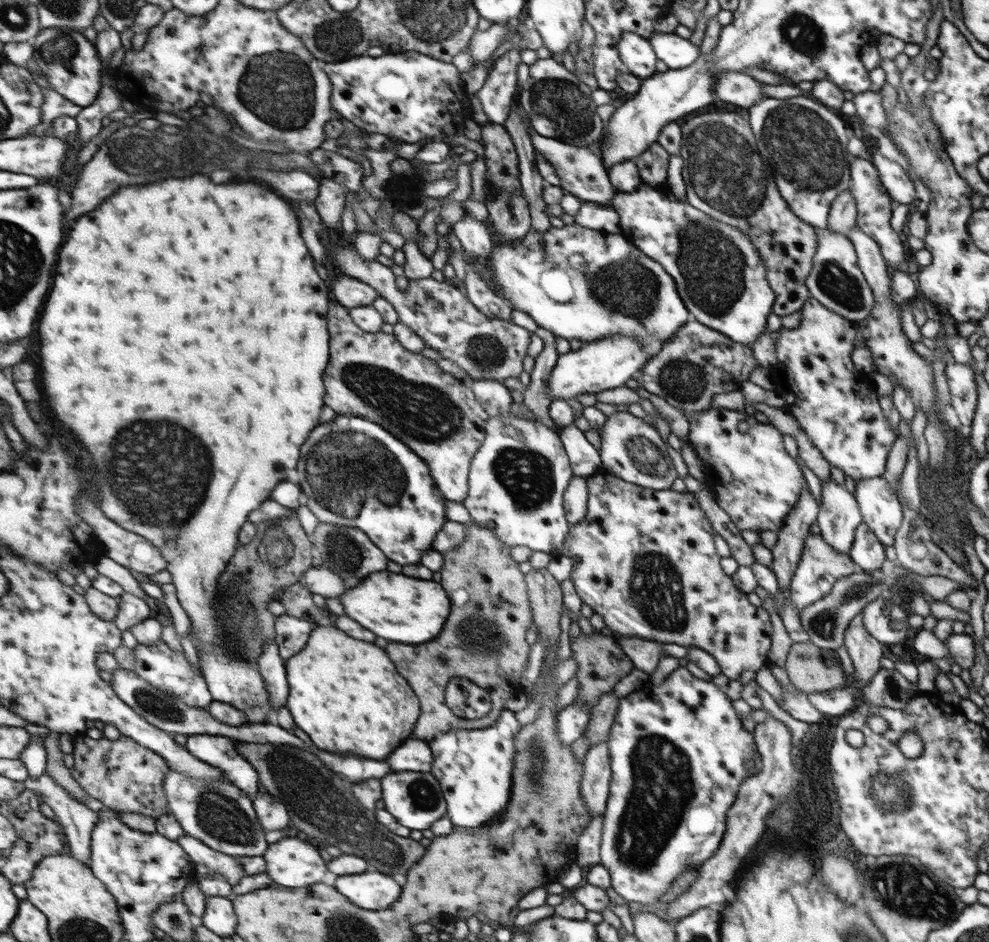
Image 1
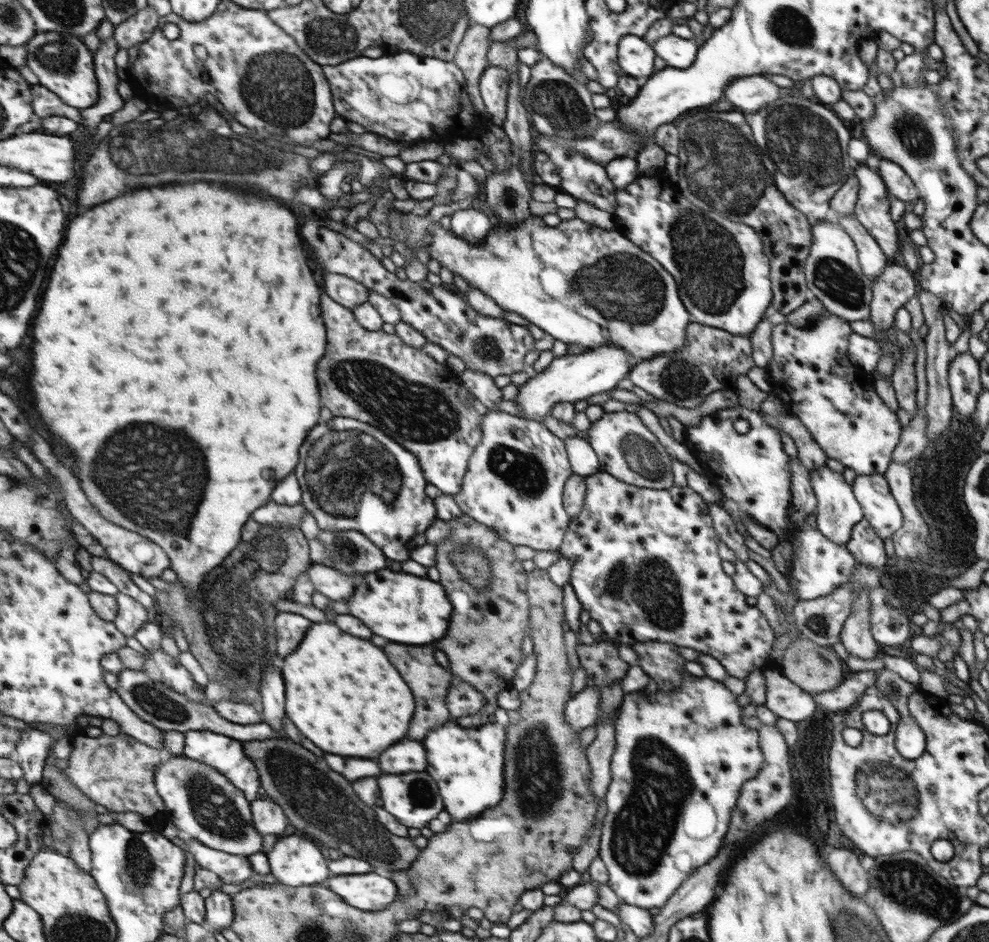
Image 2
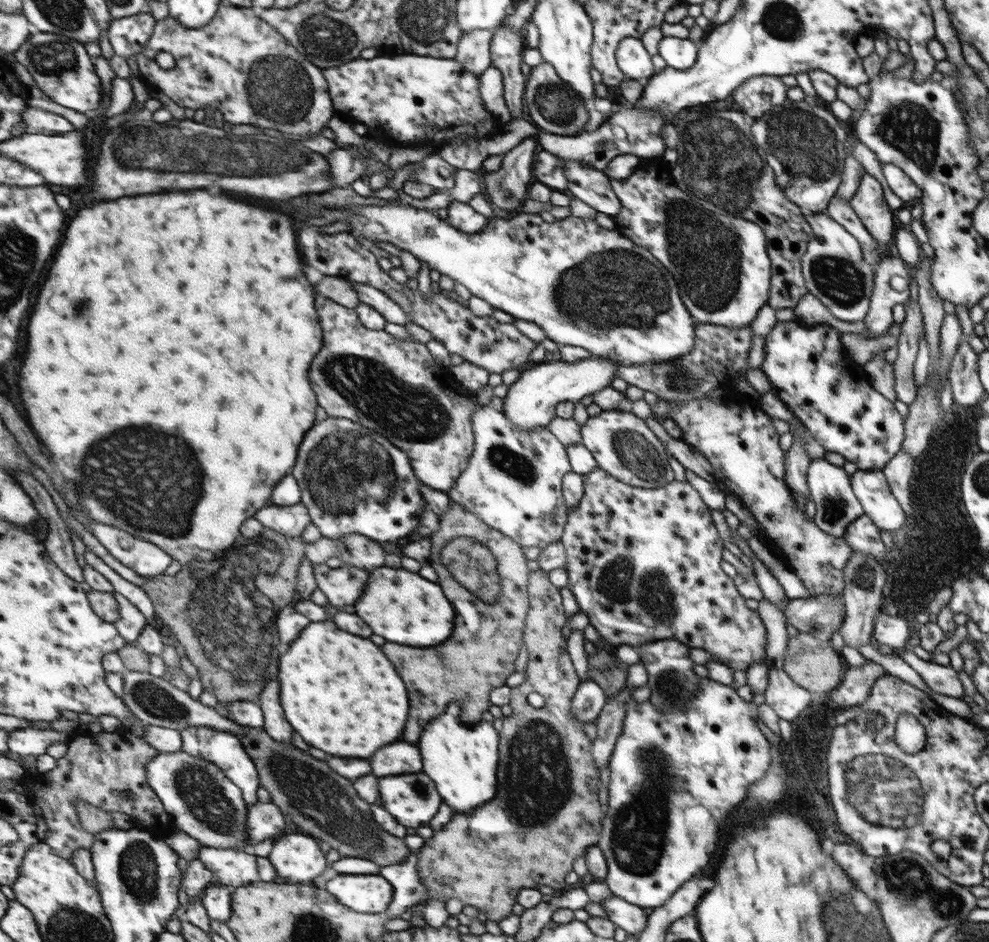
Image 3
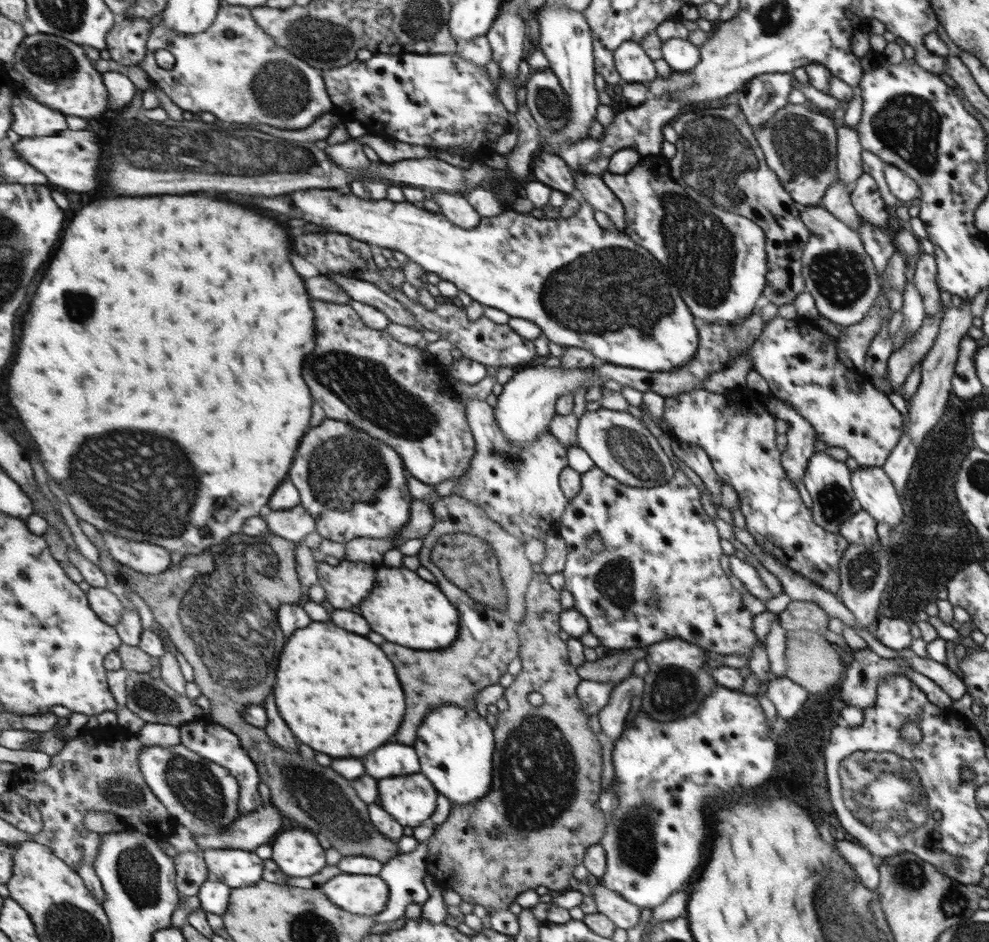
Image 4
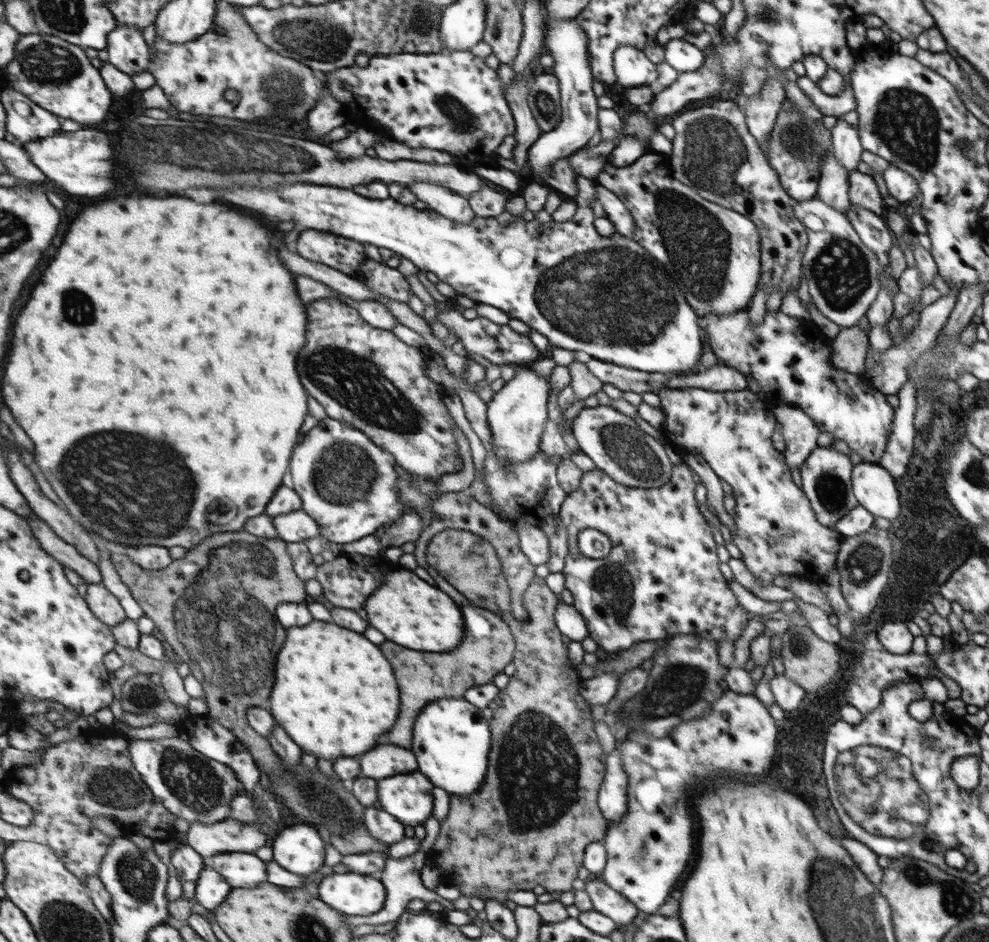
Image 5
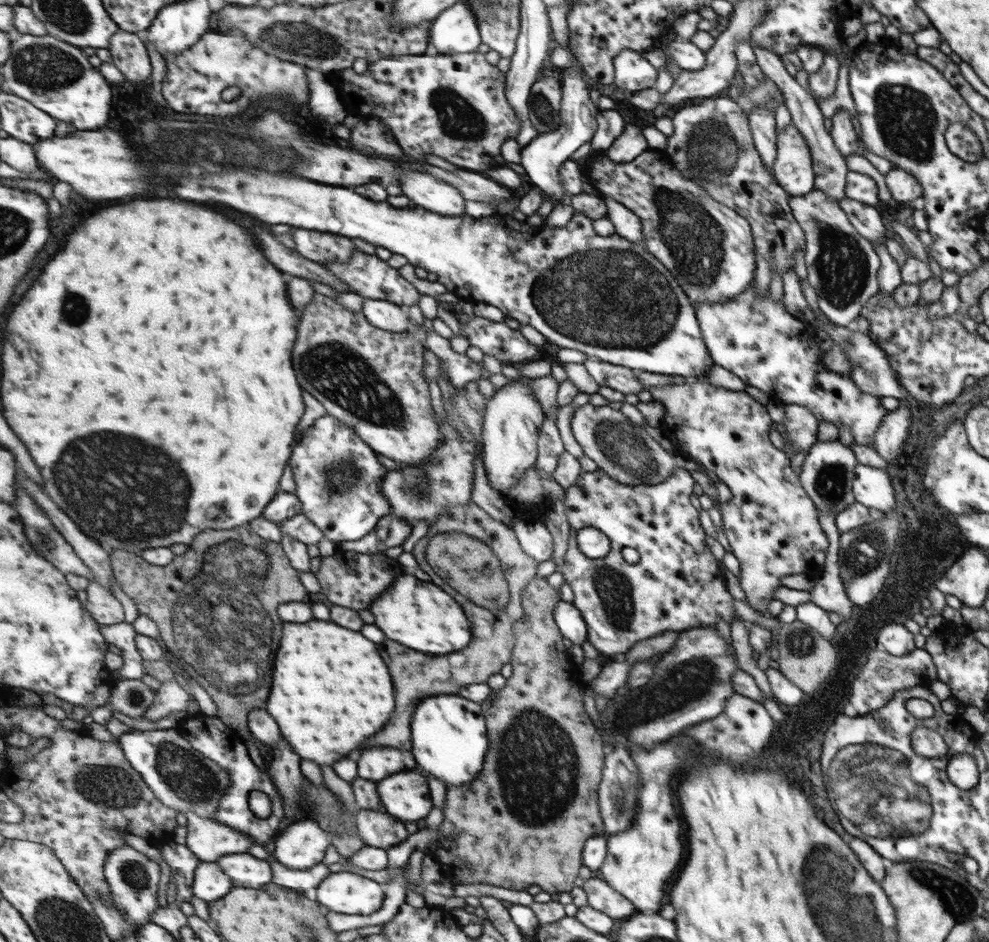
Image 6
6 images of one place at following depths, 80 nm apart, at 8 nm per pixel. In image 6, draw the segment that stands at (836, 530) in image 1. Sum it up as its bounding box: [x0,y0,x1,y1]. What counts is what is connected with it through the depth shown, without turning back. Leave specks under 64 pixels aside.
[801,439,857,516]

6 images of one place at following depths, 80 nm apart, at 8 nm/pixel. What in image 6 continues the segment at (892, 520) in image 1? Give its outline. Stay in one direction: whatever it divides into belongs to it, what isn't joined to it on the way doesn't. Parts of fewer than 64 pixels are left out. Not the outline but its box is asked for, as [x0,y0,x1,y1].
[852,464,895,514]

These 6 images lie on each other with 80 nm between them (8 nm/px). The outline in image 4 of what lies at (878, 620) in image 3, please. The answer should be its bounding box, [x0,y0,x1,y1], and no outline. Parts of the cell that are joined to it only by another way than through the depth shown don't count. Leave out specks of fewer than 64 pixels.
[871,617,912,651]

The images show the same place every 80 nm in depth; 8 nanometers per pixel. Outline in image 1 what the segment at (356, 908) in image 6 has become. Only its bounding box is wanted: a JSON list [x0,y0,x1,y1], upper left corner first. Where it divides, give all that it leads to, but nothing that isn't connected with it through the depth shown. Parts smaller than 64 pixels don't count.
[334,870,403,910]

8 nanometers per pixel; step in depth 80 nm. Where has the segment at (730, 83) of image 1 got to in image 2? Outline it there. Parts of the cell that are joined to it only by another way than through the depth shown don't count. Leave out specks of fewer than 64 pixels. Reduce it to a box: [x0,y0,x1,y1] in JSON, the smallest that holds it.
[723,76,781,114]

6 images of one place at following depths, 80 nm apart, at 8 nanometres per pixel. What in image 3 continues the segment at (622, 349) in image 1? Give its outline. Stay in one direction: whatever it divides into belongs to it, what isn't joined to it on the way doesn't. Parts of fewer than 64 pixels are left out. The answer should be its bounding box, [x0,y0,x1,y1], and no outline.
[502,357,618,431]

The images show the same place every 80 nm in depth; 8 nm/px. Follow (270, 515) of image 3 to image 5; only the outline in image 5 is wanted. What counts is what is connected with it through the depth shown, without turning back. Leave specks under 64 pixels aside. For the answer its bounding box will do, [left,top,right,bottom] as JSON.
[273,508,321,543]

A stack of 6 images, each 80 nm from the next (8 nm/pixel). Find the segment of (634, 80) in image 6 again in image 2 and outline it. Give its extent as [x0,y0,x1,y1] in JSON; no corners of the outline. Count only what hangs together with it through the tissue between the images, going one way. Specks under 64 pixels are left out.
[615,34,655,79]

